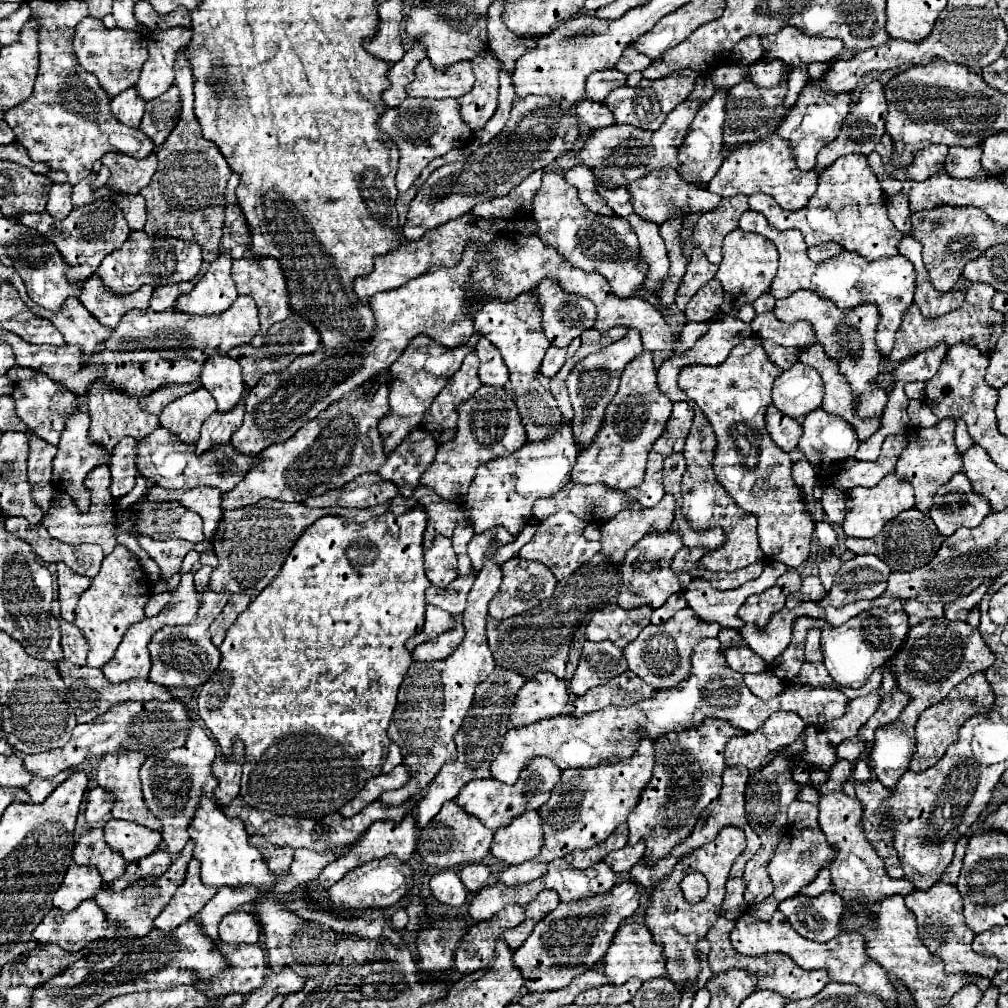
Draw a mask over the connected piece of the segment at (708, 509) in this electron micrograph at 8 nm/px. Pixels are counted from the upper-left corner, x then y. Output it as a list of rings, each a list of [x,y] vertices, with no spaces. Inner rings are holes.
[[[694,407],[694,425],[690,427],[690,433],[686,437],[684,445],[684,459],[686,459],[686,471],[682,475],[682,511],[688,519],[688,525],[696,531],[708,531],[712,527],[720,527],[726,533],[726,543],[720,545],[716,551],[706,553],[698,562],[698,566],[704,567],[706,571],[736,571],[744,569],[756,561],[764,561],[764,551],[760,549],[758,535],[756,535],[756,517],[752,513],[744,513],[728,495],[728,491],[714,479],[712,471],[712,453],[714,453],[714,433],[708,425],[708,419],[704,413]]]

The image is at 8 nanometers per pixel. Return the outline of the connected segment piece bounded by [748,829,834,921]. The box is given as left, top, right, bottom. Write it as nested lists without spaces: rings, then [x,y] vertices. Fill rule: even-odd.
[[[810,829],[788,831],[782,837],[782,841],[778,843],[778,847],[776,847],[776,851],[774,851],[770,863],[768,863],[768,875],[772,879],[774,893],[770,897],[766,897],[764,901],[760,901],[760,903],[750,903],[748,905],[748,915],[752,915],[758,921],[772,919],[772,915],[778,909],[780,901],[800,893],[816,877],[816,873],[832,861],[832,857],[834,857],[834,849],[828,845],[828,841],[826,841],[826,837],[820,829],[818,831],[814,831],[814,829],[812,831]]]

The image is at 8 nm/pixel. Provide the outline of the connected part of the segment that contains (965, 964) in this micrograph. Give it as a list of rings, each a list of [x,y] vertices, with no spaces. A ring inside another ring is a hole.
[[[934,883],[928,891],[912,891],[906,897],[906,907],[918,919],[918,937],[920,941],[946,963],[948,973],[976,973],[992,979],[998,971],[998,959],[990,955],[980,955],[972,951],[972,929],[966,925],[962,915],[962,897],[956,885]]]

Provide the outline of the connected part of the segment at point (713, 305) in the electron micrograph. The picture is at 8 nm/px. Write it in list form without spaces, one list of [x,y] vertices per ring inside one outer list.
[[[712,281],[706,283],[696,295],[686,303],[686,319],[688,321],[708,321],[712,319],[722,305],[722,287]]]

